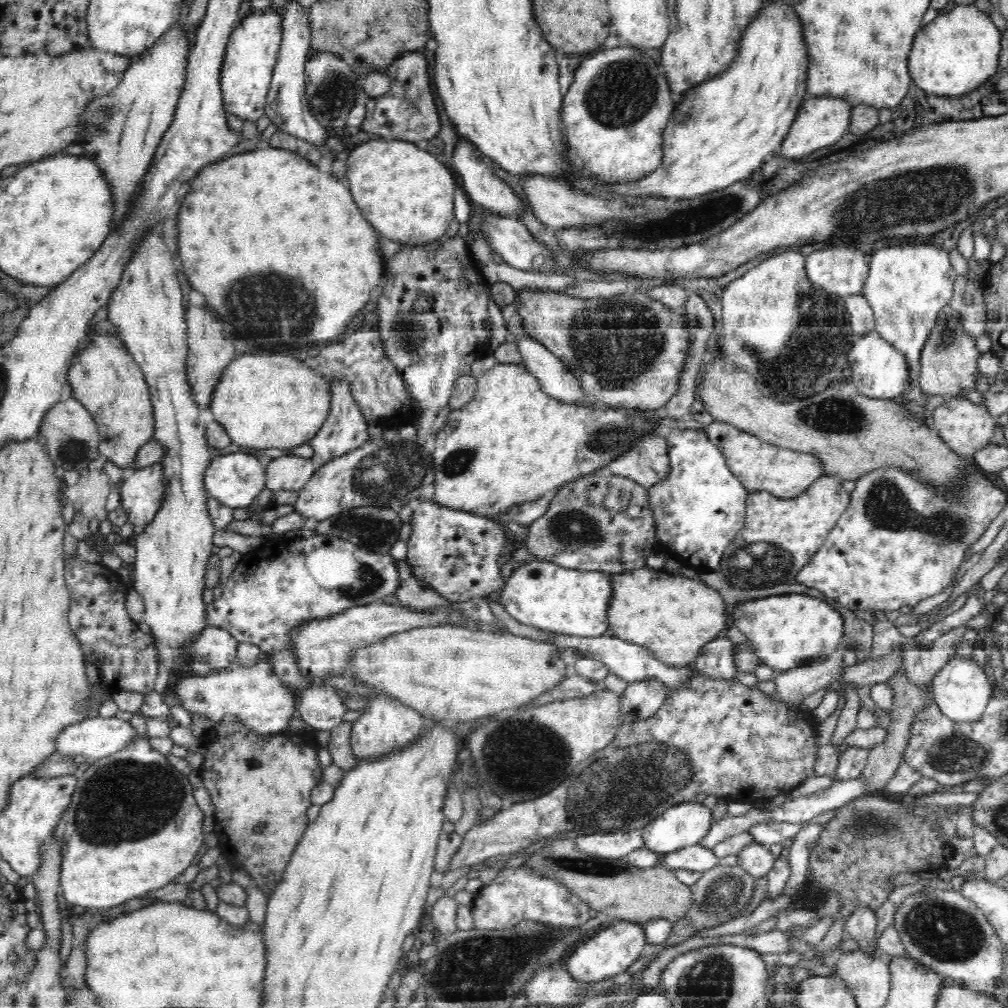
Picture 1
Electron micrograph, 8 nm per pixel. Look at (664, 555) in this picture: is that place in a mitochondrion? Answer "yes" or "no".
no

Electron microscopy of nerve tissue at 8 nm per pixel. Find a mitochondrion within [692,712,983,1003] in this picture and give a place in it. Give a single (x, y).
(865, 823)

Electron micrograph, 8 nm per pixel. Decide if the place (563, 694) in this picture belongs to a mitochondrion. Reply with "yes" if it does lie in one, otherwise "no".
no

